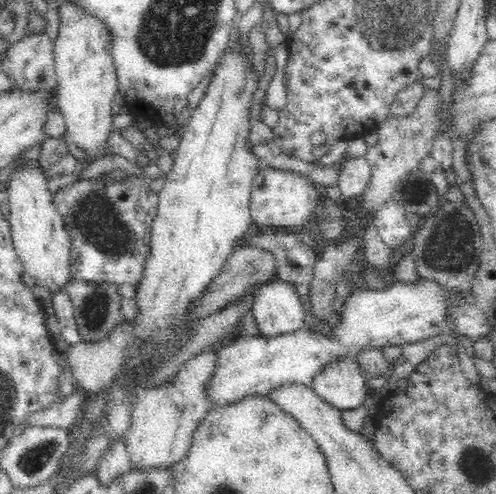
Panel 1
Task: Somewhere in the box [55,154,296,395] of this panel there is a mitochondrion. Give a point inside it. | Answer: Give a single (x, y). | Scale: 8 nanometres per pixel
(96, 220)

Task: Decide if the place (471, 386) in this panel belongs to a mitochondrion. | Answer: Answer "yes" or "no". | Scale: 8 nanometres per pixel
no

